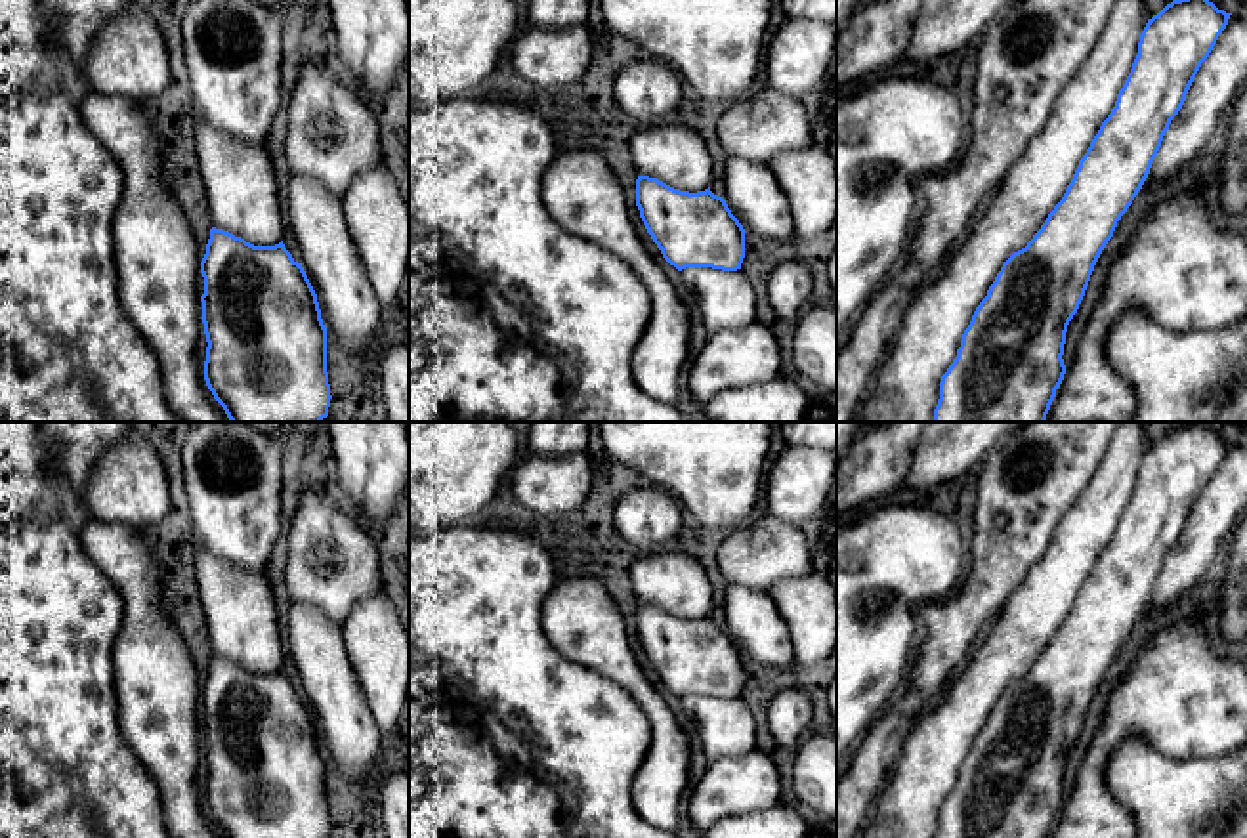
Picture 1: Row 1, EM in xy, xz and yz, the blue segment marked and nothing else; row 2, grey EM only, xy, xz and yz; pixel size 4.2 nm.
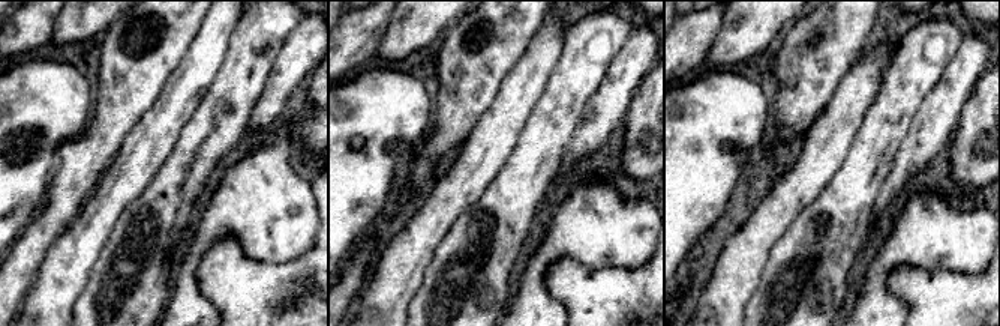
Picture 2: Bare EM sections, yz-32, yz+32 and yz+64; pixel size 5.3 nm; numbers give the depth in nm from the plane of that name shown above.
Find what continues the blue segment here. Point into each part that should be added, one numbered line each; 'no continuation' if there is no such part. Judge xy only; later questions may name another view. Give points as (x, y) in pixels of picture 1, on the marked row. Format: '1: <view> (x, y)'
no continuation

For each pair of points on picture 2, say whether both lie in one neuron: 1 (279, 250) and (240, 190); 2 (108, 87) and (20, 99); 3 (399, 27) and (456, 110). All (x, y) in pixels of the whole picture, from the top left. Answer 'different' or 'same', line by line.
1: same
2: different
3: different

